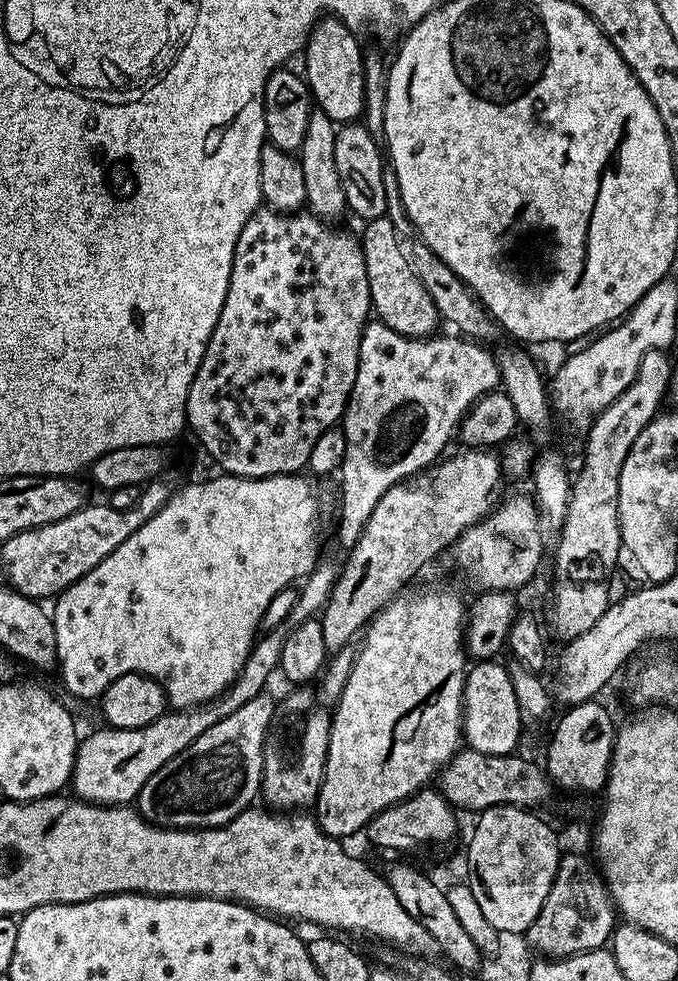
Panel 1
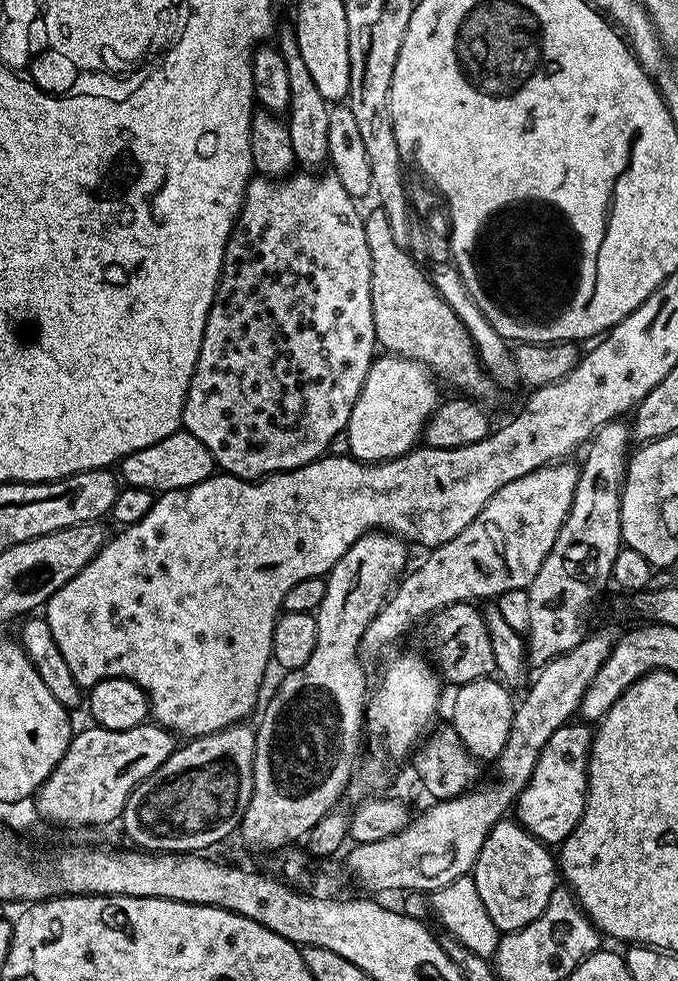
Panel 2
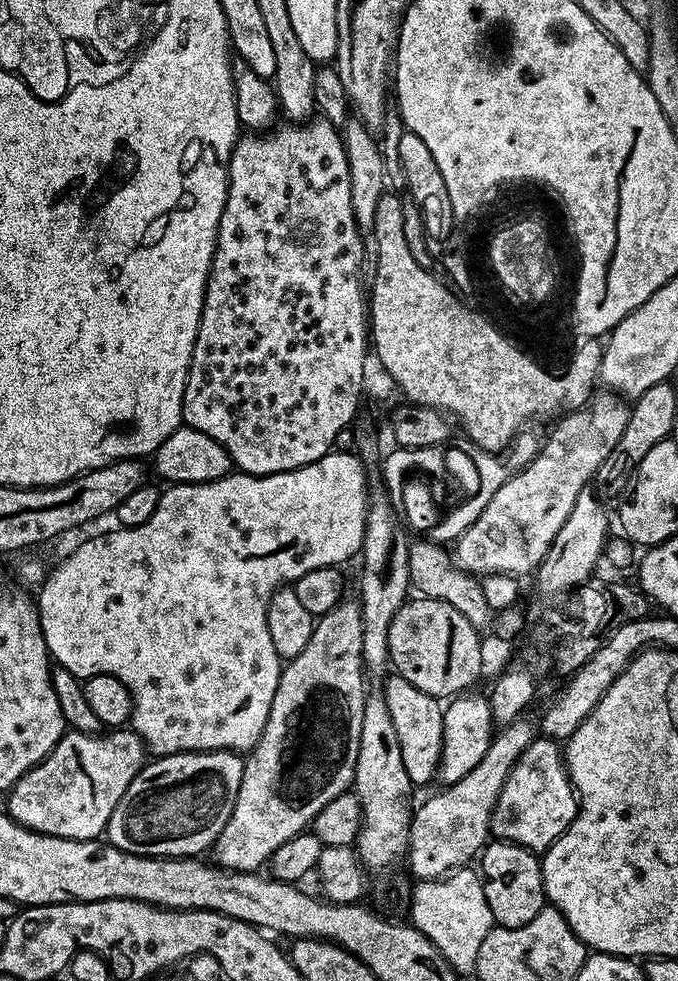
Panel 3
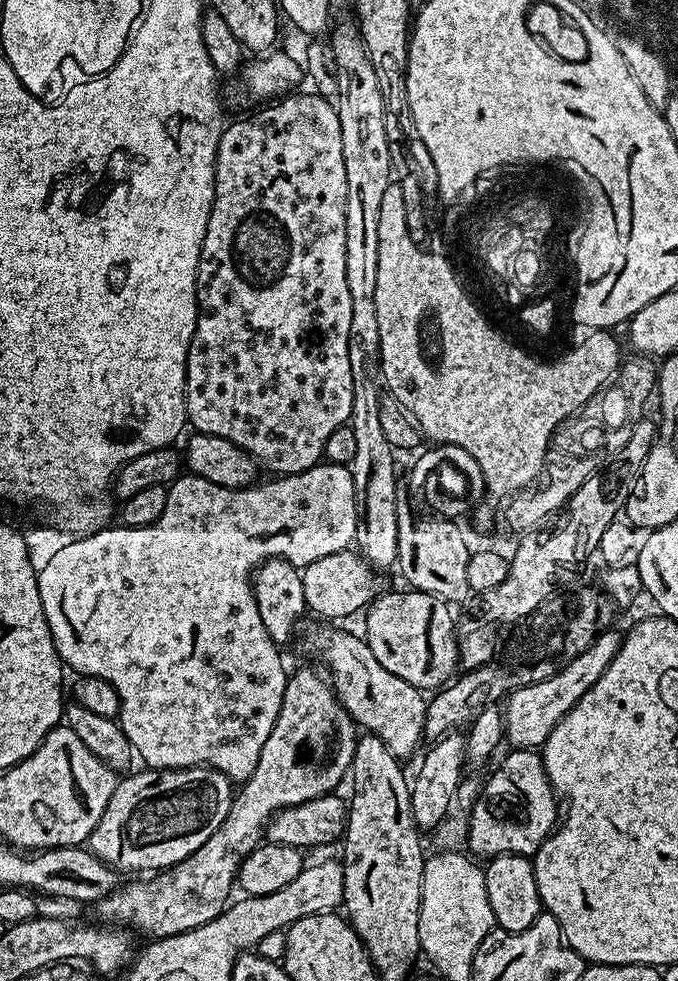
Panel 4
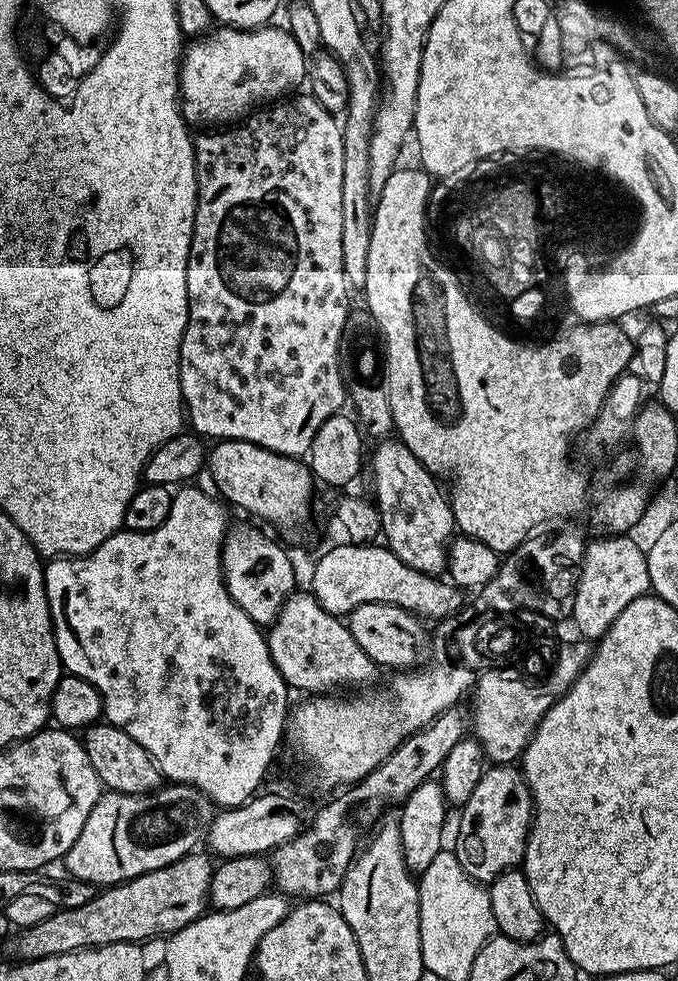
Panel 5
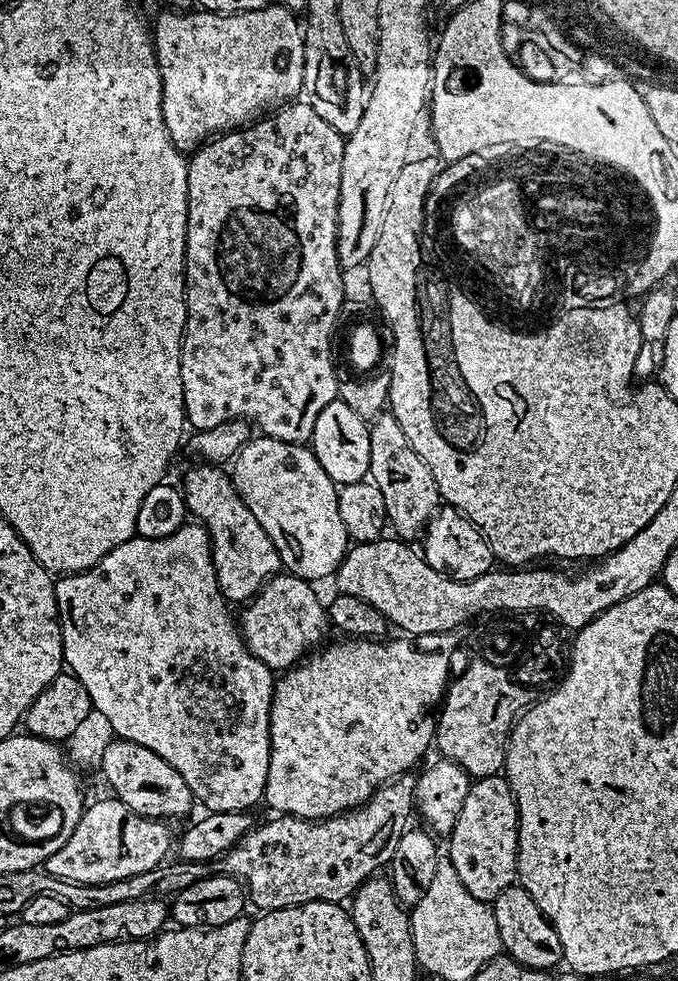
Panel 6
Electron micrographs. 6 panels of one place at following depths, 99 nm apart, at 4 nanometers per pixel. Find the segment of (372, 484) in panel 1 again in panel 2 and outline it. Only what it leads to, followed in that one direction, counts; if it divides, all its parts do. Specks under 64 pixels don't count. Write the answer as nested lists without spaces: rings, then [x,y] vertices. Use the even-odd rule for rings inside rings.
[[[391,354],[377,355],[366,374],[366,382],[362,386],[358,402],[354,402],[354,410],[348,419],[346,431],[350,440],[351,455],[357,460],[363,460],[365,464],[379,464],[382,460],[405,456],[417,447],[421,443],[428,417],[433,416],[436,407],[442,403],[442,395],[440,396],[435,383],[437,384],[437,381],[432,373],[417,360],[408,360],[405,356]]]

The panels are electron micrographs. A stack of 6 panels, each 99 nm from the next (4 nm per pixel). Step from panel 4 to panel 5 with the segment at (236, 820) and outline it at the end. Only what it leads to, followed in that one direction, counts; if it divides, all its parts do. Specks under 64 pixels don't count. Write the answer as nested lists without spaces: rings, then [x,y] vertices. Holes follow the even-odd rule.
[[[189,854],[158,870],[150,870],[133,880],[105,887],[86,906],[60,908],[46,922],[21,928],[3,941],[2,948],[16,962],[50,958],[83,948],[107,944],[135,944],[182,930],[205,915],[210,904],[214,864],[204,856]]]

